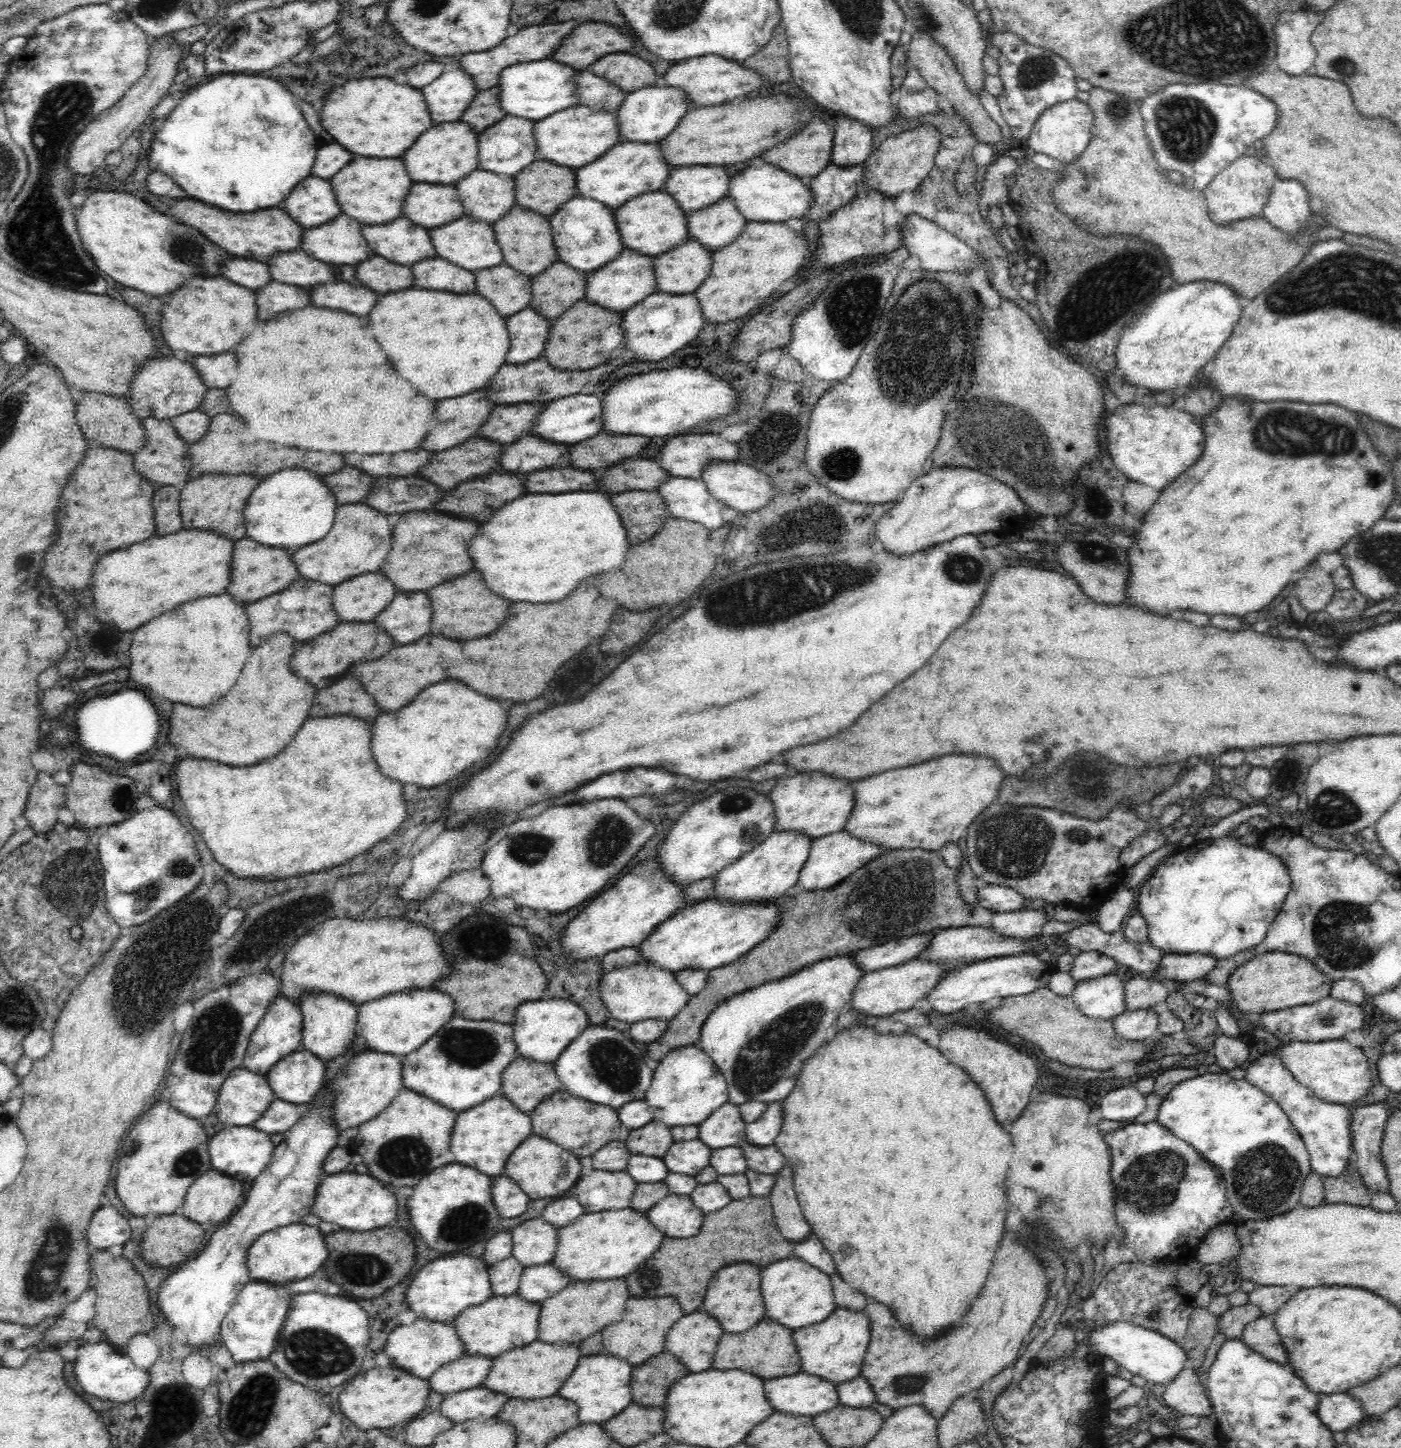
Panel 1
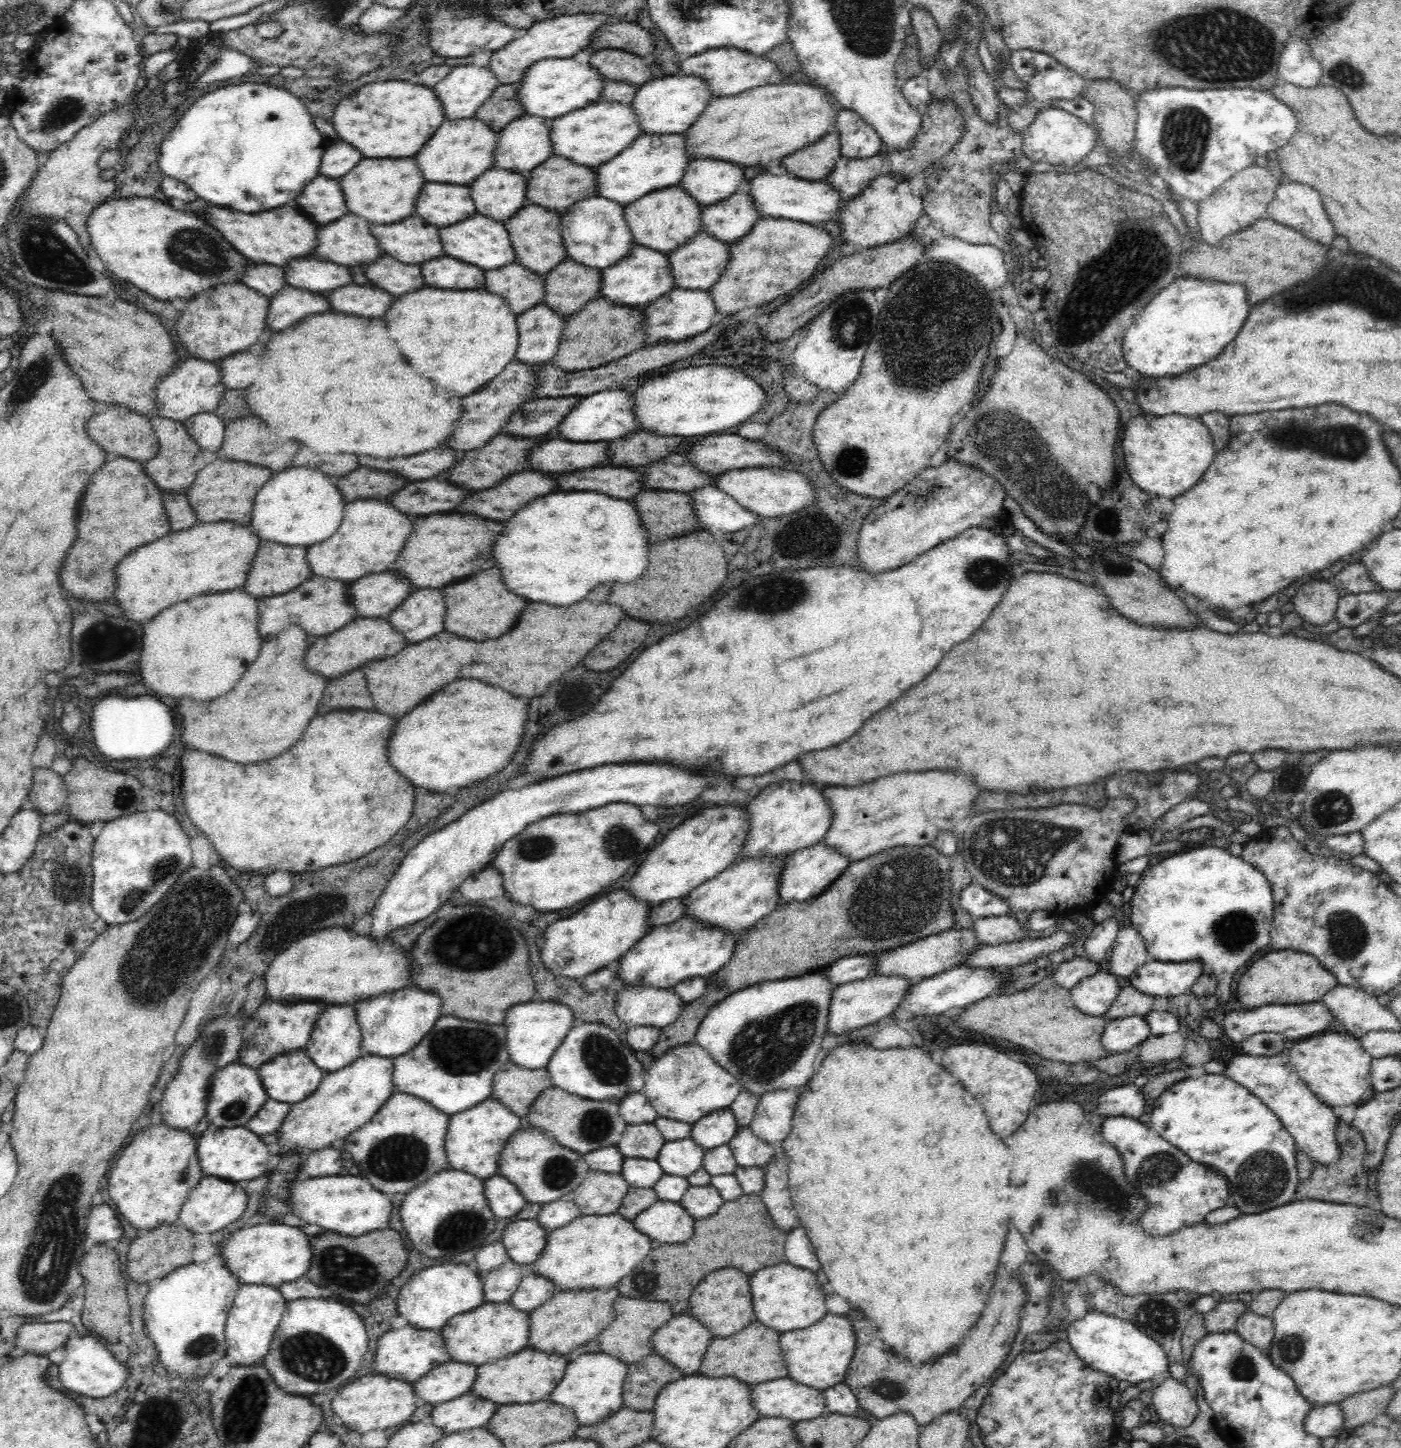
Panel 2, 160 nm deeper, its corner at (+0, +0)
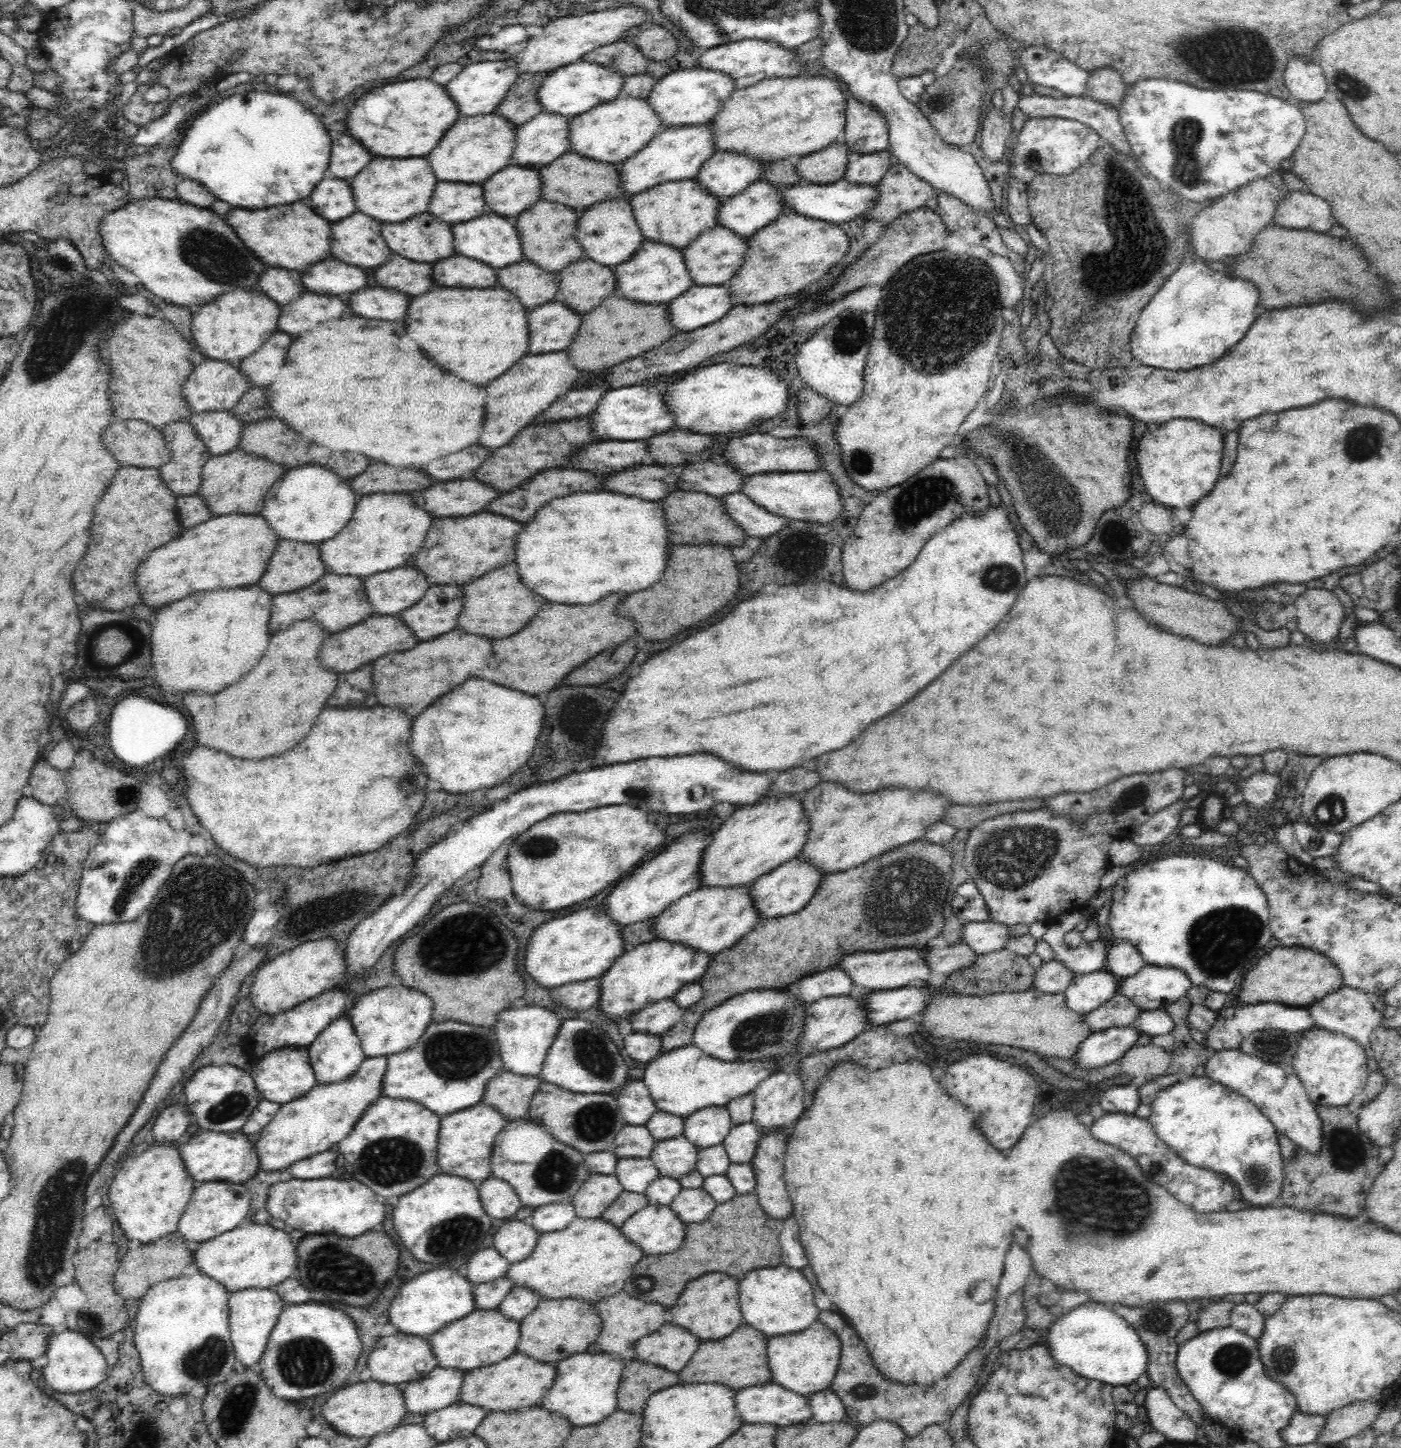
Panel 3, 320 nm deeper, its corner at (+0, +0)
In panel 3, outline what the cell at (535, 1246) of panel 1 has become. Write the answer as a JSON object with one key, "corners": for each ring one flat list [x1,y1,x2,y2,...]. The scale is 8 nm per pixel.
{"corners":[[508,1222,498,1228,494,1238,489,1240,493,1246,506,1259,509,1264,524,1260,534,1250,539,1232,531,1225,521,1222]]}

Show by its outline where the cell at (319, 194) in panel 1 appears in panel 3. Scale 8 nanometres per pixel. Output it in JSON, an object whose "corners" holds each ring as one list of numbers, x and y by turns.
{"corners":[[324,178,310,194,308,204,312,206,312,210,316,210,316,214,330,222,338,222,356,212,352,190,348,182,340,178]]}

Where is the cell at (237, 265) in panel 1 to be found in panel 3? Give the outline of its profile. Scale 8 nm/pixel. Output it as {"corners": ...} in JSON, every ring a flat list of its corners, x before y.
{"corners":[[270,268,264,272,264,276,260,278,258,284,280,306,294,302,296,298,300,298,300,294,304,294,302,278,300,278,300,272,296,272,296,270]]}

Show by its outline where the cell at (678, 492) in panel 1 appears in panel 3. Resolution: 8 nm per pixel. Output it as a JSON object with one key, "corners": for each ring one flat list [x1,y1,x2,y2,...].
{"corners":[[743,492,727,494,721,497,721,500,732,521,736,521,736,525,744,529,748,538,768,538,786,528,788,522,792,522,784,516,766,511]]}

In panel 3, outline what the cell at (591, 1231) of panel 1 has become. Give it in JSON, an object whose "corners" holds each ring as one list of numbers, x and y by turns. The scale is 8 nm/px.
{"corners":[[576,1217,564,1230,539,1234,534,1250,524,1260,509,1264,505,1274,514,1287,524,1287,541,1296,542,1299,560,1300,580,1298,594,1304,623,1290,625,1282,632,1276,637,1262,643,1257,642,1249,630,1243,617,1226,604,1219]]}

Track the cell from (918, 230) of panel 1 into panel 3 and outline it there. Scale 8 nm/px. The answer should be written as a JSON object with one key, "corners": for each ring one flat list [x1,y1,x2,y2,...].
{"corners":[[994,255,982,261,995,274,1001,306,1014,312,1022,304,1025,276,1016,272,1008,257]]}

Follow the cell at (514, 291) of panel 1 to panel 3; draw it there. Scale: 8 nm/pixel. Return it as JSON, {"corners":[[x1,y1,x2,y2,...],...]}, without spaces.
{"corners":[[520,262,498,270,498,282,506,290,516,294,526,310,538,308,544,302,558,300,558,280,556,273,550,274,546,270,540,270,532,262]]}

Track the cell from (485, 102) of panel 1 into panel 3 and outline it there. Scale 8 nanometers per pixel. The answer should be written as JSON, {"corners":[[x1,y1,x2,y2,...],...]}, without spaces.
{"corners":[[549,72,521,73,510,87,506,98,493,112,516,127,543,112,538,89]]}

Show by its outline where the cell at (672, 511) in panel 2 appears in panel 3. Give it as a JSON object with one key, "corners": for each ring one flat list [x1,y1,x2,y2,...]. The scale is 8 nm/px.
{"corners":[[676,489,671,492,663,501,660,501,664,515,666,515,666,525,668,529,668,541,680,545,712,545,728,548,742,546,748,539,748,534,744,532,736,521,732,521,721,497,710,496,709,494,694,491,683,491]]}

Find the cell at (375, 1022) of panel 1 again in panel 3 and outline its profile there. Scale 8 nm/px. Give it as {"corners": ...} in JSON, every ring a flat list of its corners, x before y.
{"corners":[[380,988,368,994,364,994,360,999,353,1004,352,1011,347,1014,353,1030,360,1039,360,1046,363,1054,367,1058,375,1058,392,1054,397,1054,407,1050,424,1034,424,1030,430,1025,432,1020,432,1000,418,992,418,990,410,990,410,988]]}

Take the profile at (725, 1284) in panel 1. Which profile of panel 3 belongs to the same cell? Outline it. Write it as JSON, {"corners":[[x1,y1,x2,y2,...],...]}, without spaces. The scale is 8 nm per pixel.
{"corners":[[706,1274,686,1284,678,1302,670,1308,672,1320,670,1324,682,1326,684,1330,696,1334,700,1340,720,1340,734,1332,740,1322,742,1314,738,1308,738,1282,726,1274]]}

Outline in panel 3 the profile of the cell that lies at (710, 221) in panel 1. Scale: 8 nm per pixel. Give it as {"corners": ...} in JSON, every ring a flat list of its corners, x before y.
{"corners":[[758,180,740,194,732,195,730,198,722,200,721,207,718,209,717,224,749,238,761,228,775,221,779,216,789,213,785,205,784,193,784,188,774,186,771,182,766,182,765,180]]}

